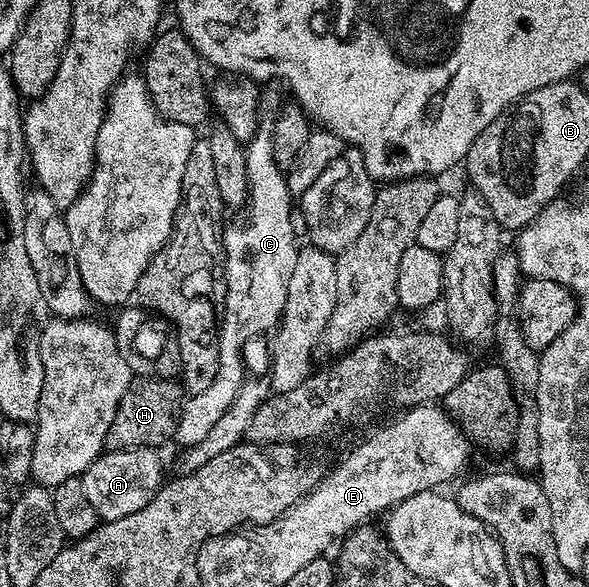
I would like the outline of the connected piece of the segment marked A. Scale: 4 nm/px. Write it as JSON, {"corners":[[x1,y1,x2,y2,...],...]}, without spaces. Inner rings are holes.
{"corners":[[121,447,108,450,95,459,93,465,89,465,89,469,81,476,83,488,89,505,93,505,100,520,129,517,129,513,137,513,137,509,145,509,145,505,149,505,151,498,158,493,165,482,163,463,159,460,159,454,160,452,154,447]]}

